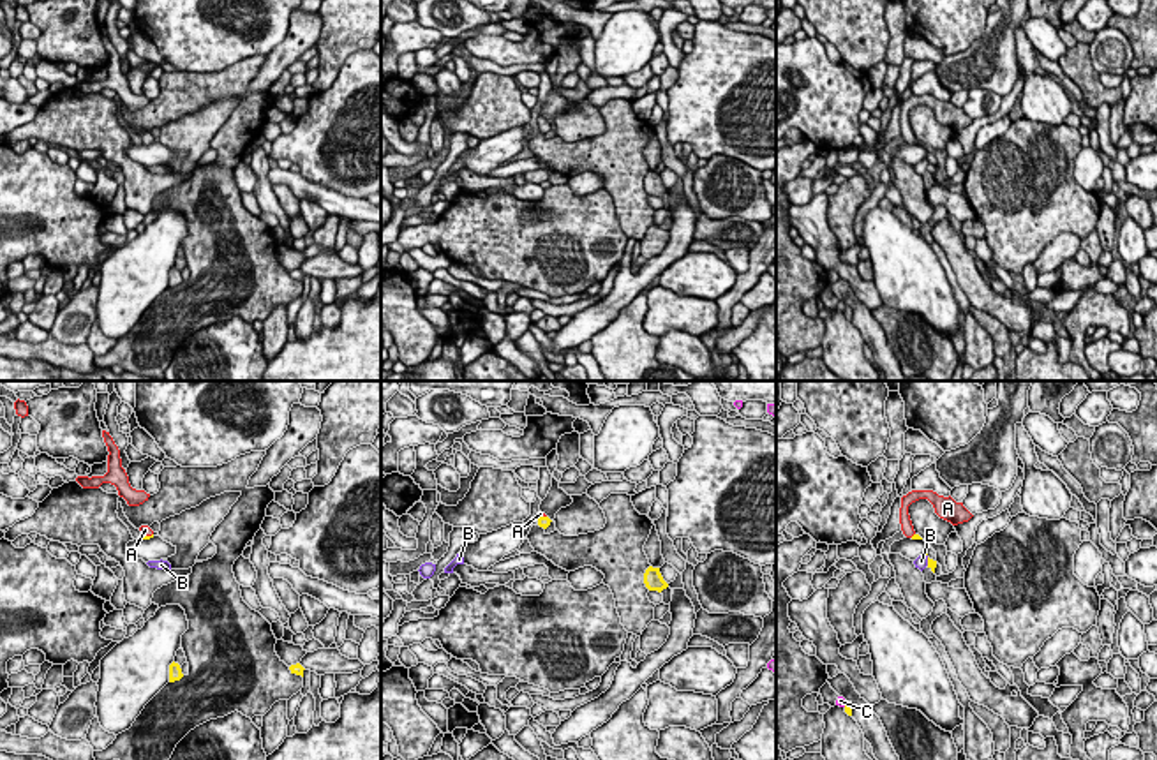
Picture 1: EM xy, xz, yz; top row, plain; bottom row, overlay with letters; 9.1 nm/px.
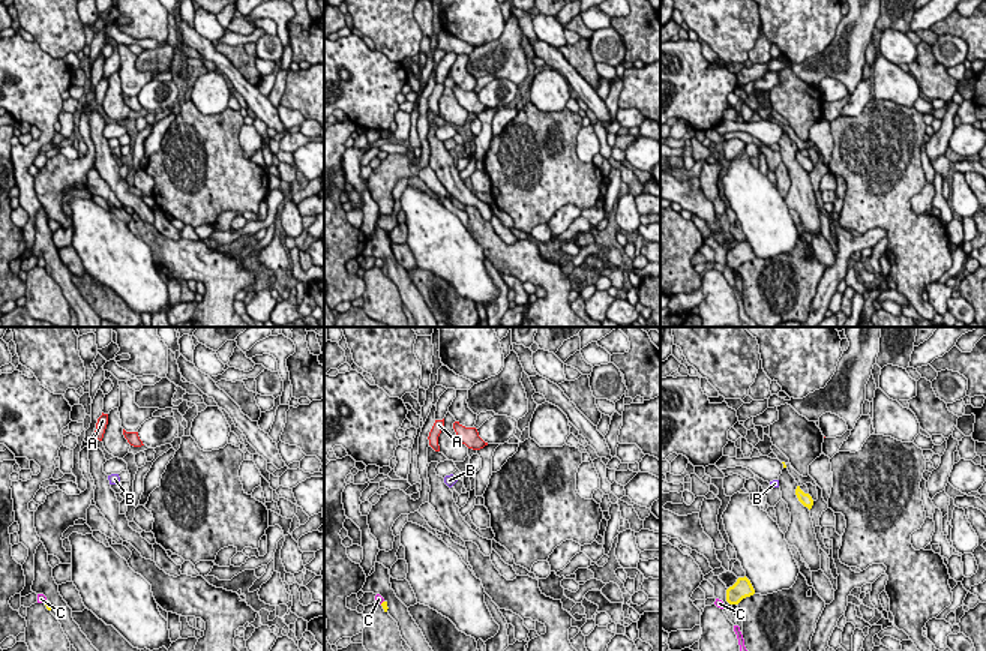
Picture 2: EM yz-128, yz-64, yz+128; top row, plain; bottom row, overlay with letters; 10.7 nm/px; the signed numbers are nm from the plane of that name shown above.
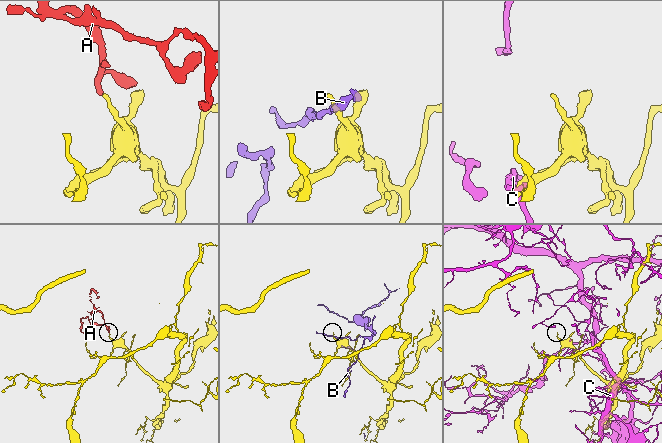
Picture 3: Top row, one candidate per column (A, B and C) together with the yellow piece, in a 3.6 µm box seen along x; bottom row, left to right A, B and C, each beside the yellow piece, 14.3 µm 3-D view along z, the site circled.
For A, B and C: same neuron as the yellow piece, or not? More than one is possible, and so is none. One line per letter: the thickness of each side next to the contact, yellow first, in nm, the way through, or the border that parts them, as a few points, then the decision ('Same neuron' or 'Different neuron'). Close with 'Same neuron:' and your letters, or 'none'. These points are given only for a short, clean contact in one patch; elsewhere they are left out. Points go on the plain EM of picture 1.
A: Thickness 30 nm (yellow) against 90 nm. Path across: xy (152, 140), (147, 141), (145, 134). Same neuron
B: Thickness 70 nm (yellow) against 120 nm. Boundary: yz (925, 159), (928, 170). Different neuron
C: Thickness 60 nm (yellow) against 70 nm. Different neuron
Same neuron: A

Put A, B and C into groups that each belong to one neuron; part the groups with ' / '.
A / B / C

